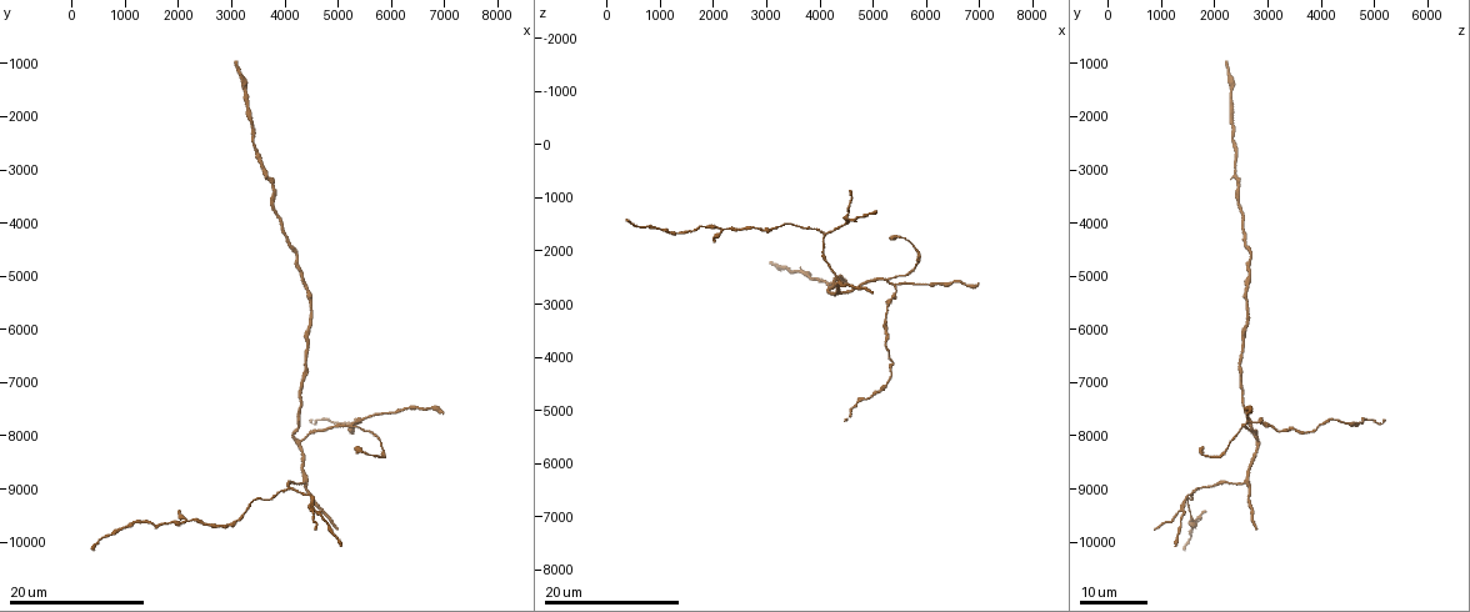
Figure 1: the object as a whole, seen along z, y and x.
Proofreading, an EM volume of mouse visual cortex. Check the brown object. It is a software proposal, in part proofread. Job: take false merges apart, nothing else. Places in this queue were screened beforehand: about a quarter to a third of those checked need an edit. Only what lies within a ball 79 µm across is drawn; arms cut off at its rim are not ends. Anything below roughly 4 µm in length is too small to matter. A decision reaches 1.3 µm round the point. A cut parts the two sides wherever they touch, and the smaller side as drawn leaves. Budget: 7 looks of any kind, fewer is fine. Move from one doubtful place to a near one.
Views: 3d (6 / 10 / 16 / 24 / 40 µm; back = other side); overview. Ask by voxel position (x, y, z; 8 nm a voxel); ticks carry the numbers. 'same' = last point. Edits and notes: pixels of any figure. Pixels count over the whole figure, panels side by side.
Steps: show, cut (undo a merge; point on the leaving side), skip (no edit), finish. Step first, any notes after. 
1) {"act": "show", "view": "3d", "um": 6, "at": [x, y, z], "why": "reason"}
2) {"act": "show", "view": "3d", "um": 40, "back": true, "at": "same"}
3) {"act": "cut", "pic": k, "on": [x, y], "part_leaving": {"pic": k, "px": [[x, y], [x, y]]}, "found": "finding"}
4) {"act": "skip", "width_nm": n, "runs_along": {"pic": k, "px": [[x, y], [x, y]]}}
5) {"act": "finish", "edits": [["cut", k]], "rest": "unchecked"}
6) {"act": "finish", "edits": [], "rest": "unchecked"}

{"act": "show", "view": "3d", "um": 16, "at": [4050, 9000, 1700], "why": "three arms meet"}

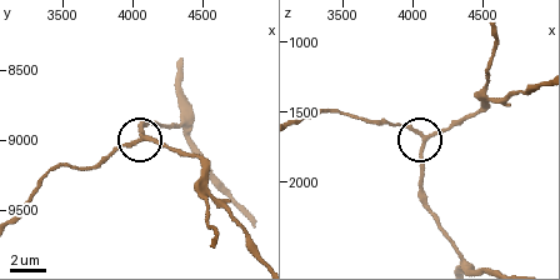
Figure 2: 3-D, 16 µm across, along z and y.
{"act": "show", "view": "3d", "um": 6, "at": [4100, 8980, 1680], "why": "zoom in"}

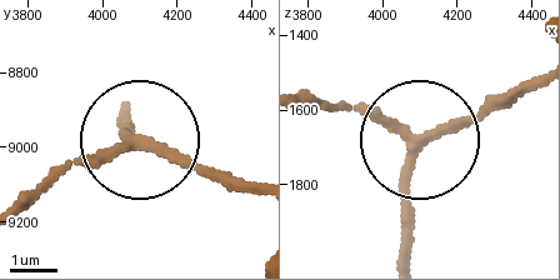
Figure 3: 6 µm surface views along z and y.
{"act": "skip", "arms": 3, "found": "all the same neuron"}

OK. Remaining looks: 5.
{"act": "show", "view": "3d", "um": 16, "at": [5300, 7800, 2550], "why": "a fork"}

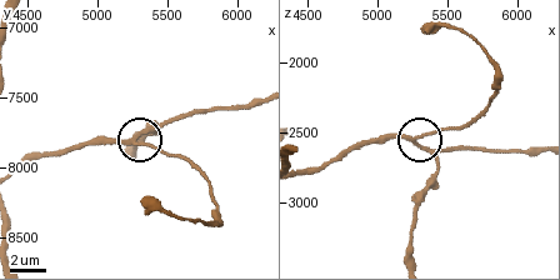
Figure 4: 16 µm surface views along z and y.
{"act": "show", "view": "3d", "um": 6, "at": [5280, 7800, 2560], "why": "zoom in"}

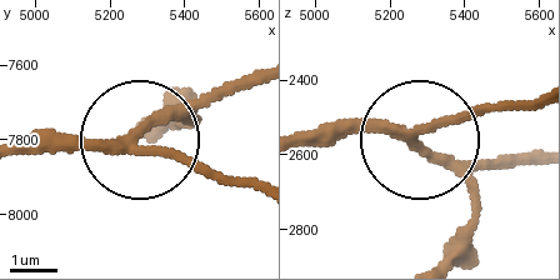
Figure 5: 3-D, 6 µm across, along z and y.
{"act": "skip", "arms": 3, "runs_along": {"pic": 5, "px": [[311, 146], [510, 103]]}, "found": "one neuron here"}

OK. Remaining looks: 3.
{"act": "show", "view": "3d", "um": 16, "at": [4250, 8150, 2850]}

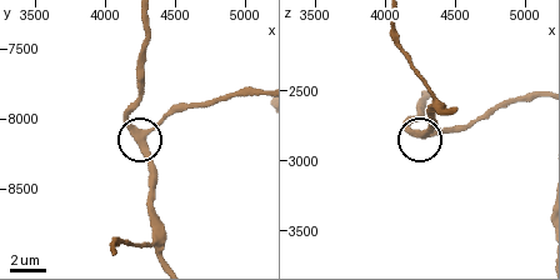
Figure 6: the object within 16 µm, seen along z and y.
{"act": "show", "view": "3d", "um": 6, "at": [4260, 8140, 2820]}

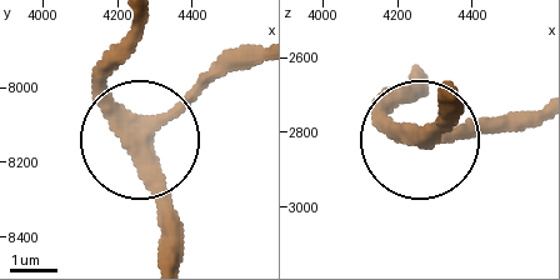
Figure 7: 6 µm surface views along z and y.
{"act": "show", "view": "3d", "um": 6, "back": true, "at": [4270, 8160, 2820]}

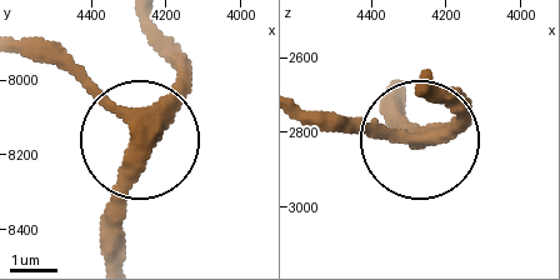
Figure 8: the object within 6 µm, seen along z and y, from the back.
{"act": "skip", "arms": 3, "runs_along": {"pic": 8, "px": [[429, 76], [458, 113], [425, 140], [334, 133]]}, "found": "continuous, no second neuron"}

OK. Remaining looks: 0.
{"act": "finish", "edits": [], "rest": "unchecked"}

